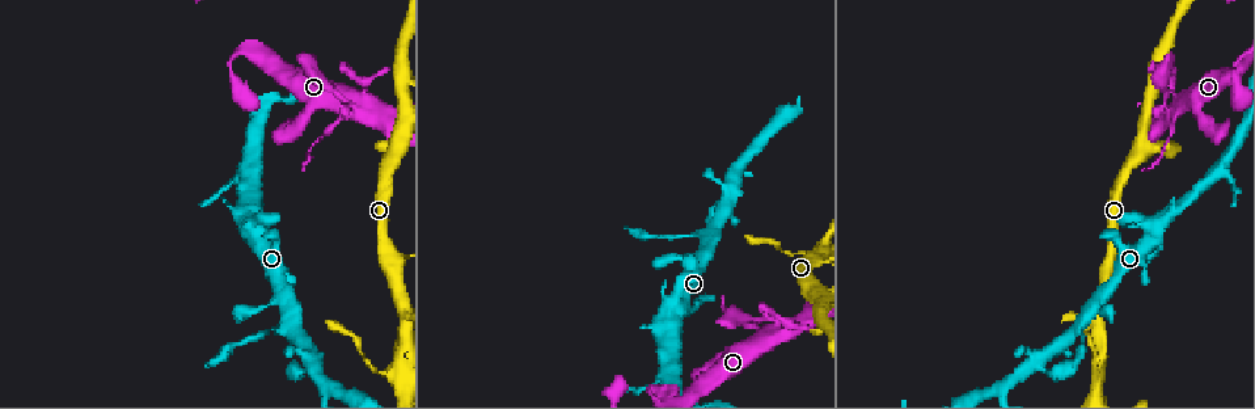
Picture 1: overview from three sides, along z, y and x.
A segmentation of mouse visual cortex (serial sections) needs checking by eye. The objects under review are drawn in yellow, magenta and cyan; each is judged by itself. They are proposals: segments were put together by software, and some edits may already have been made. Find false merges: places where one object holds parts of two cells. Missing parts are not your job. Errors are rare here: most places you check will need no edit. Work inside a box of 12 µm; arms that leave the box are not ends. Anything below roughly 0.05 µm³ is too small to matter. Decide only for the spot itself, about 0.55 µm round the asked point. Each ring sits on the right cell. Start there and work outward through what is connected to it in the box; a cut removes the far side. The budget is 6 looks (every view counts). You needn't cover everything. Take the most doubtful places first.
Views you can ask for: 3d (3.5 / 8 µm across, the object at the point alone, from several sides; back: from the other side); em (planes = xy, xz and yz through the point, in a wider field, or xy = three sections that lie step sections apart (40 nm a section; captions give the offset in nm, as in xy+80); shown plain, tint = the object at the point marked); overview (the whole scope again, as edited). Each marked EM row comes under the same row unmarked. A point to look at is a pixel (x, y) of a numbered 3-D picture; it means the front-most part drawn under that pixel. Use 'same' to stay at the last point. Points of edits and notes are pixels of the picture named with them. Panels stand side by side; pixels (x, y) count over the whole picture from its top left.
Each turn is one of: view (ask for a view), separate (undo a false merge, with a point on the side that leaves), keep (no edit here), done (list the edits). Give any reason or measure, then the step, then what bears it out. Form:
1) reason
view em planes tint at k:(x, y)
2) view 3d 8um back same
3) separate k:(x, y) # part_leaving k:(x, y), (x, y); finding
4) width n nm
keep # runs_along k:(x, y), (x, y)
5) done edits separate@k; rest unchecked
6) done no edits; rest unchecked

four or more arms meet
view 3d 8um at 1:(360, 106)

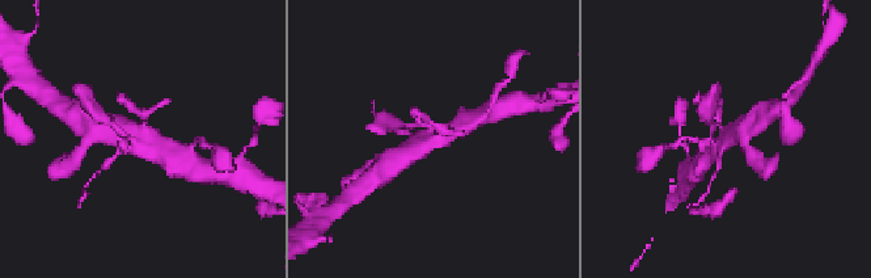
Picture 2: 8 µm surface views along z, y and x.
view em planes tint at 2:(426, 141)

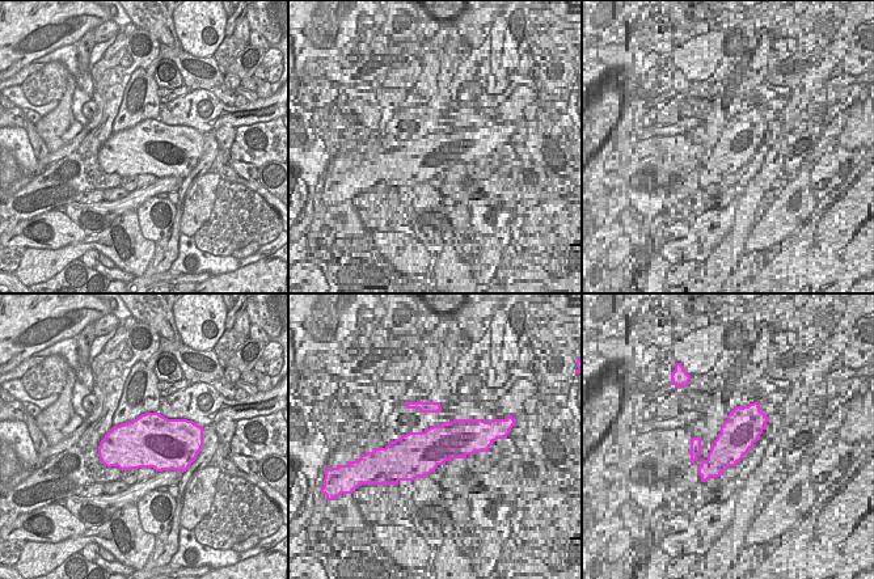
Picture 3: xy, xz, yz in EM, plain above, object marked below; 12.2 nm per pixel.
width 650 nm
keep # runs_along 2:(400, 159), (459, 123); one cell here

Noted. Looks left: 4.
thin neck
view 3d 3.5um at 1:(261, 334)

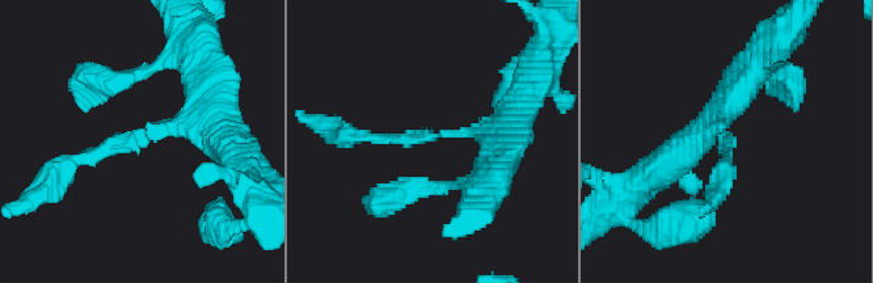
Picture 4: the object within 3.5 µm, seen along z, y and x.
arm_widths 100, 350 nm
view em planes tint at 4:(722, 129)

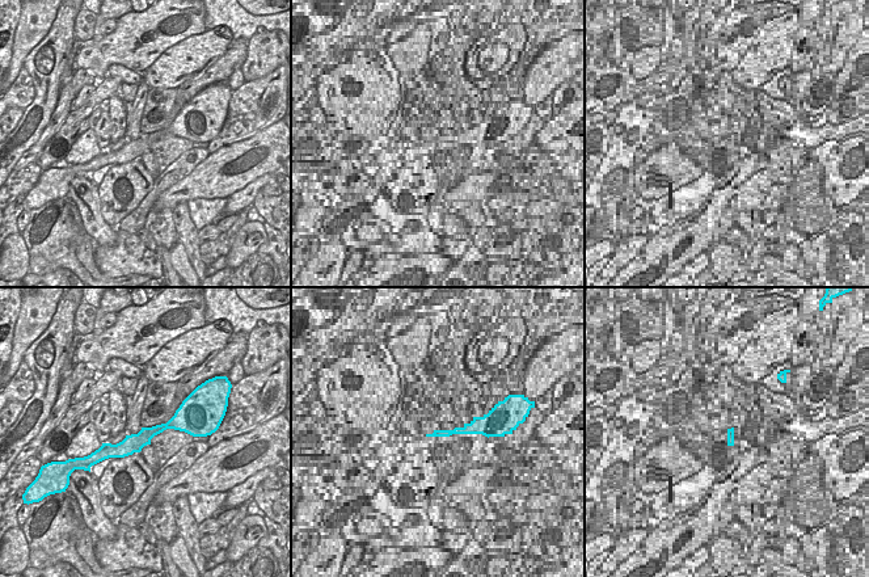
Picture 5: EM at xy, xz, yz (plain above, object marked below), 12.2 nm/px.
width 220 nm
keep # runs_along 5:(185, 425), (105, 447); continuous, no second cell

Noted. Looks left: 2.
thick turns thin
view 3d 3.5um at 1:(392, 257)

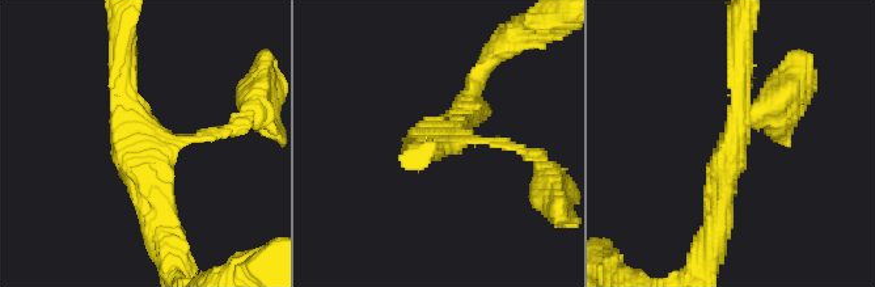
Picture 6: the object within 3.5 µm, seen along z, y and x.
shape alone is not enough
view em planes tint at 6:(138, 145)

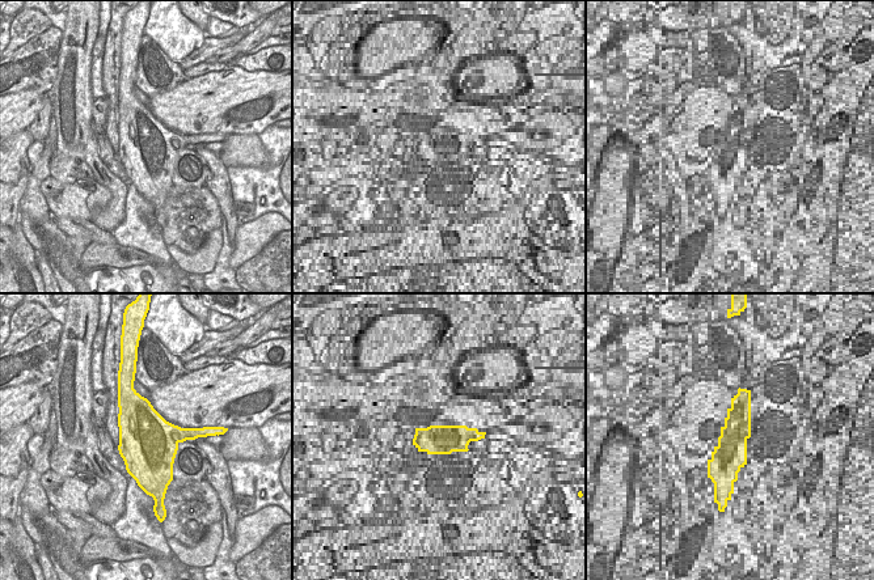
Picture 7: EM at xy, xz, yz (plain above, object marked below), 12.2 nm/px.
width 700 nm
keep # runs_along 6:(121, 60), (121, 109), (157, 226); continuous, no second cell

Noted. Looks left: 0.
done no edits; rest unchecked

